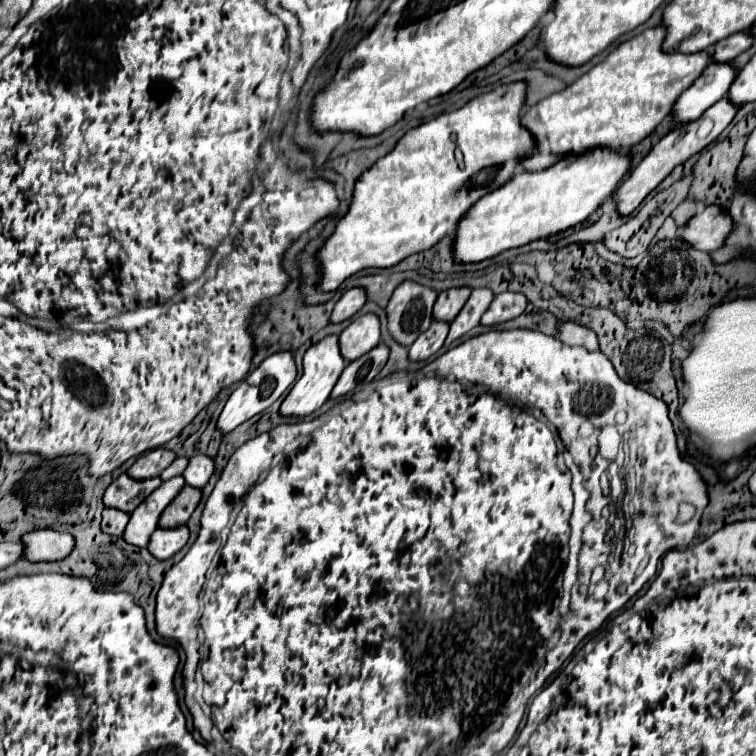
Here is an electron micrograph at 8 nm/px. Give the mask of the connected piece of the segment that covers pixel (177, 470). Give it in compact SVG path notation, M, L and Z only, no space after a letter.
M177 457L177 459L161 473L161 479L167 481L167 479L171 479L171 477L175 477L175 475L183 475L183 471L185 471L187 465L189 465L189 459L187 459L187 457Z

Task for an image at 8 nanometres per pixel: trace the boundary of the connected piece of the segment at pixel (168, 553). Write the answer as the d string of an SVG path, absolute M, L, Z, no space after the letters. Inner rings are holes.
M187 525L175 527L175 529L155 529L151 533L147 549L157 559L169 559L169 557L173 557L177 551L181 551L185 547L187 539L189 539Z

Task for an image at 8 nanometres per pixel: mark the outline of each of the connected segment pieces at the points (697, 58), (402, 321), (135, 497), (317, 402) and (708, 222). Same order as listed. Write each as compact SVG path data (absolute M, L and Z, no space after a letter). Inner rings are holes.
M663 25L643 31L613 49L605 61L575 83L529 107L523 115L523 125L539 137L539 153L527 157L523 169L543 169L571 151L583 153L595 147L631 149L645 139L671 113L679 95L689 89L711 63L711 53L707 51L689 55L665 53L665 35L667 29Z
M403 281L387 303L389 331L401 345L411 345L433 321L433 305L437 301L433 287L417 281Z
M123 473L107 487L107 491L103 495L103 503L105 503L105 507L113 507L113 509L121 509L125 513L131 513L159 485L161 485L159 477L137 481L137 479L131 479L127 473Z
M329 335L329 337L321 339L319 343L311 345L303 357L303 375L295 381L293 389L285 397L285 401L281 405L281 415L299 415L299 417L311 415L315 409L319 409L329 399L329 395L345 367L347 367L347 361L339 349L339 335Z
M709 205L689 219L683 239L699 251L713 253L725 245L727 237L733 231L733 225L733 217L727 213L727 209L721 209L719 205Z

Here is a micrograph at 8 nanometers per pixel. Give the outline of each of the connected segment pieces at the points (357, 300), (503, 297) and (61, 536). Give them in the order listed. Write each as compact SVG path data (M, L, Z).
M353 287L353 289L345 291L333 309L331 321L337 323L337 321L345 321L345 319L353 317L365 303L367 303L367 289Z
M505 291L499 293L495 297L495 301L491 303L491 307L487 309L487 313L483 315L483 325L495 325L495 323L503 323L509 319L519 317L527 307L527 297L523 293L513 293L513 291Z
M37 529L21 539L27 545L29 561L61 561L75 549L75 539L69 533Z

